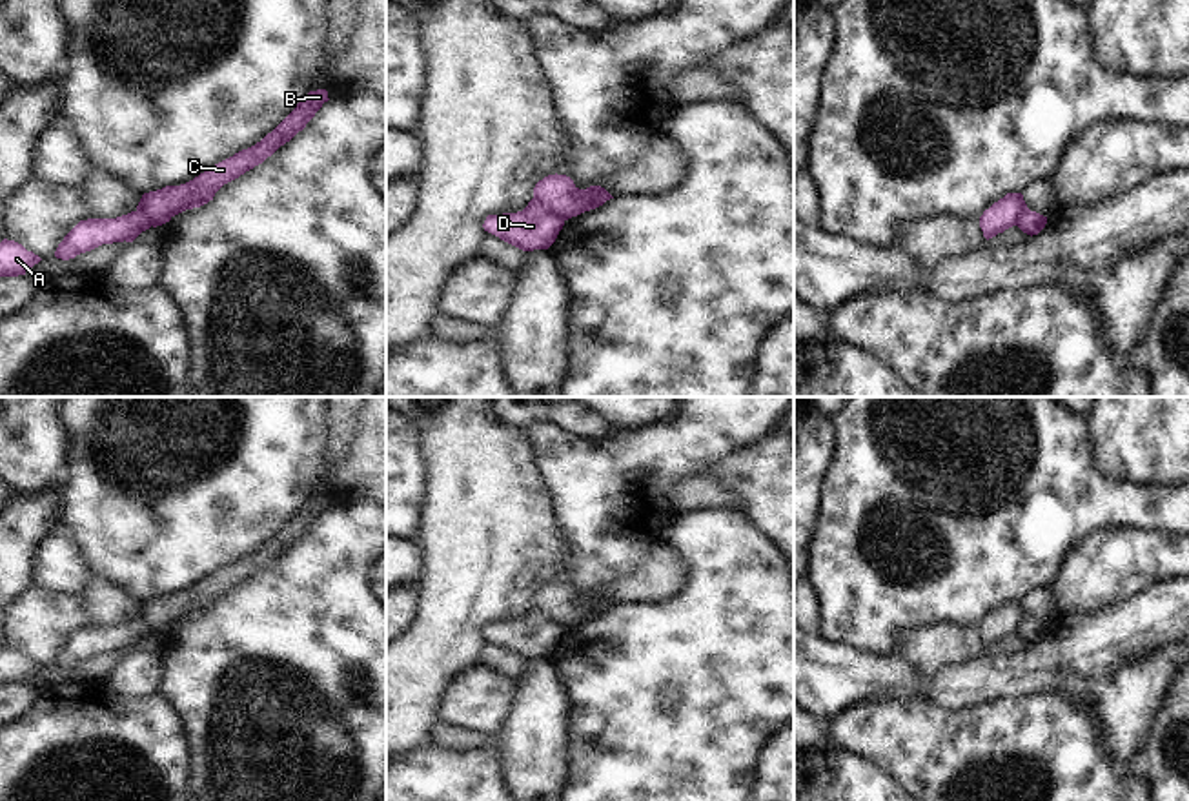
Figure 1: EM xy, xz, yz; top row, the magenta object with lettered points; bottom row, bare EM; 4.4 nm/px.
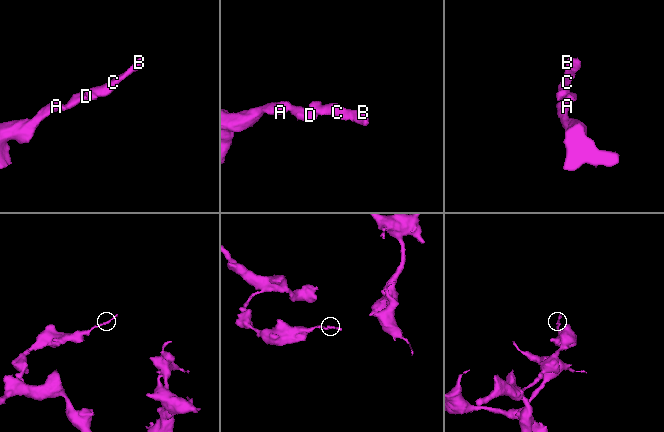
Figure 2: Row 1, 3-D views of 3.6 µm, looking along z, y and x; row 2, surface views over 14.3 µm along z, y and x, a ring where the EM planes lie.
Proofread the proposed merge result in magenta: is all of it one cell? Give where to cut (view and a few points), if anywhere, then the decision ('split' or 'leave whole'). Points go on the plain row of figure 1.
cut xz (532, 607), (563, 628); split

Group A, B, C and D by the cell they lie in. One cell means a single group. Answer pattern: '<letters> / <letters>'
A D / B C

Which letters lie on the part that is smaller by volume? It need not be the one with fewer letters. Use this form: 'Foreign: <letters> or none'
Foreign: B, C

